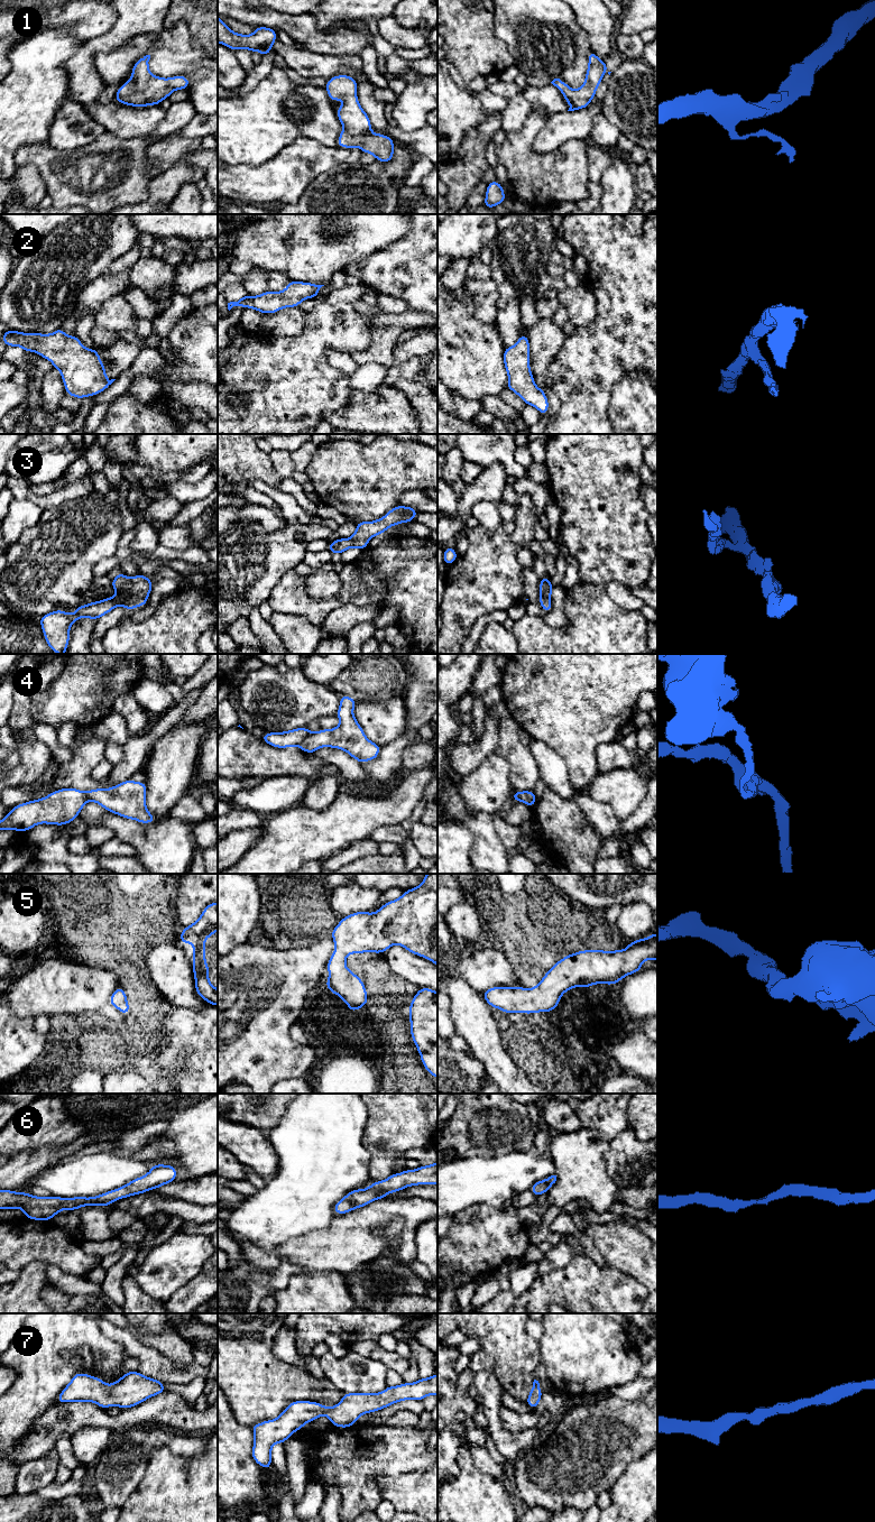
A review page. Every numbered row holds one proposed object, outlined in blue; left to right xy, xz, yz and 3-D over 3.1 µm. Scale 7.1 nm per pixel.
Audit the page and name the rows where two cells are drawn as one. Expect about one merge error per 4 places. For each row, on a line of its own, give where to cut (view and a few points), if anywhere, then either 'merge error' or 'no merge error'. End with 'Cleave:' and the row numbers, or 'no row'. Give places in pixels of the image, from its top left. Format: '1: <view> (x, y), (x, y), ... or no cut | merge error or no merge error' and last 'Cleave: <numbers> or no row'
1: no cut | no merge error
2: no cut | no merge error
3: no cut | no merge error
4: xz (309, 731), (297, 745) | merge error
5: no cut | no merge error
6: no cut | no merge error
7: no cut | no merge error
Cleave: 4

